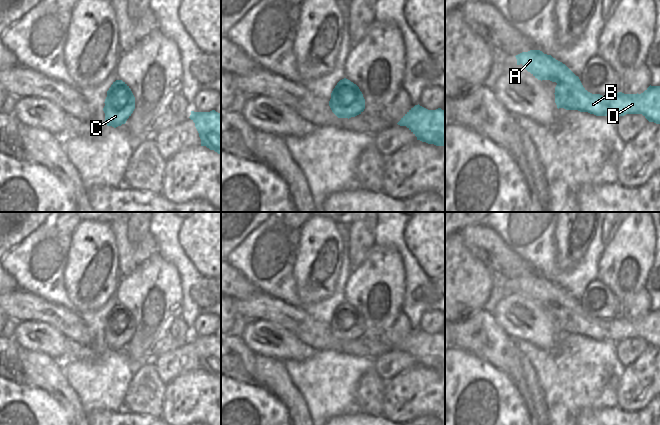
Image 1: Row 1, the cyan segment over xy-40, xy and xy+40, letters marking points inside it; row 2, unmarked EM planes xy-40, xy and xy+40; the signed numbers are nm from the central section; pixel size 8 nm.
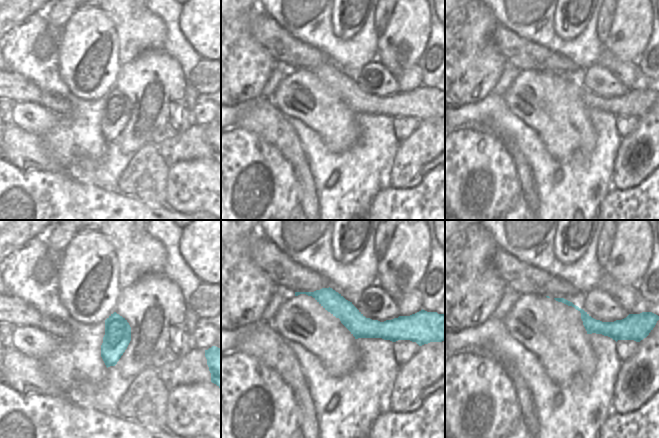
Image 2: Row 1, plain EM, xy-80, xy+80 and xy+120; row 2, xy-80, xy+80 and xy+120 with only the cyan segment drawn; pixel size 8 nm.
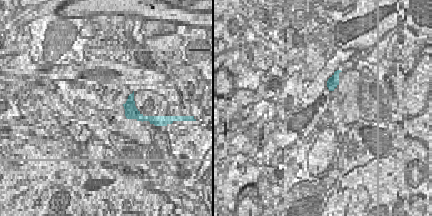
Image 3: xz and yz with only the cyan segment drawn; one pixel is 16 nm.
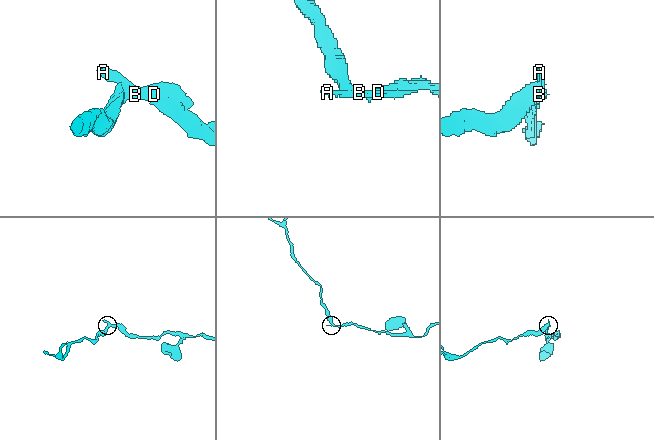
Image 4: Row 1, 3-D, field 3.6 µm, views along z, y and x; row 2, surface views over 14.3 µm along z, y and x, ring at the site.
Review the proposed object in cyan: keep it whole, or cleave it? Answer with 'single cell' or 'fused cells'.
fused cells

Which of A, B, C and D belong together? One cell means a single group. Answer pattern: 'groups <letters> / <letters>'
groups A B D / C

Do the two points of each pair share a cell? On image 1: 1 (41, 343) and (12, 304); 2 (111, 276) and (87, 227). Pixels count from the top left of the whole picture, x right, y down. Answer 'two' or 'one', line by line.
1: two
2: one

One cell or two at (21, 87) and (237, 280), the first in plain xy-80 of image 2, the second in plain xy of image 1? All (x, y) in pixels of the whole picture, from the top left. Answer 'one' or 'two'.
two

